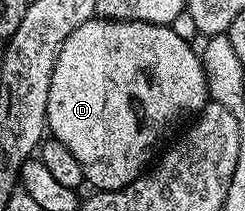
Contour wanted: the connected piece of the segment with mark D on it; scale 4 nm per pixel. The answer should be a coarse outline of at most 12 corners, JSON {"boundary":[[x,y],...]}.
{"boundary":[[79,24],[47,130],[97,192],[210,101],[172,26]]}

